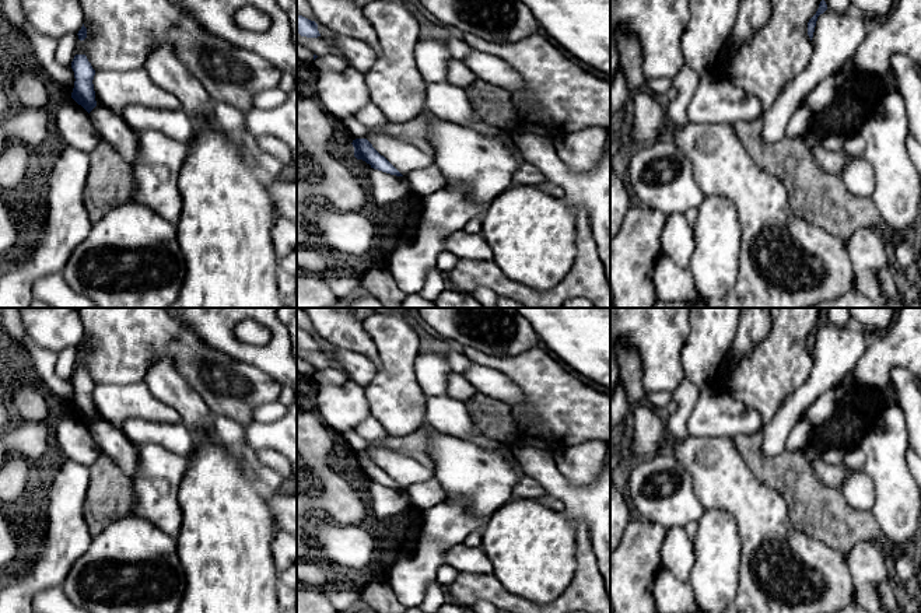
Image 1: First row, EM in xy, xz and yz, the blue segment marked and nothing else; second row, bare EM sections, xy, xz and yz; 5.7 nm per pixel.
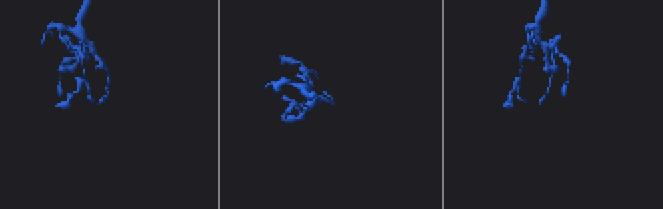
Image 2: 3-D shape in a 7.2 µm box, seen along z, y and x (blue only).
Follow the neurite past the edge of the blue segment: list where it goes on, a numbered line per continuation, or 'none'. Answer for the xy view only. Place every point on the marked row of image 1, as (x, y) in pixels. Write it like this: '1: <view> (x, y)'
none

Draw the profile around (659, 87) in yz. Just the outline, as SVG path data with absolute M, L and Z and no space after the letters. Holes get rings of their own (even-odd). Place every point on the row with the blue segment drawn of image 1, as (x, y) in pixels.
M658 77L652 80L645 80L645 90L652 92L656 98L663 97L673 87L673 80L668 77Z

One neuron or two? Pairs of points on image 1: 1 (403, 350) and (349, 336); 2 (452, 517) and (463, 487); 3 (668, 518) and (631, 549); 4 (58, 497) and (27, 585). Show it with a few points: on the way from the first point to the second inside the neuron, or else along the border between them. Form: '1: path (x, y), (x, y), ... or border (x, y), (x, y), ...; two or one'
1: border (361, 322), (380, 357), (381, 370), (378, 372); two
2: border (447, 500), (463, 501), (470, 511), (486, 518); two
3: border (643, 518), (657, 522), (665, 529); two
4: path (59, 519), (59, 554), (49, 564); one

